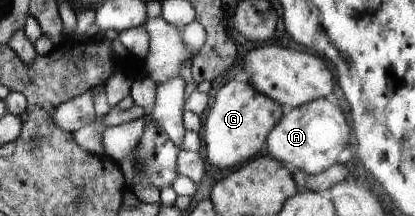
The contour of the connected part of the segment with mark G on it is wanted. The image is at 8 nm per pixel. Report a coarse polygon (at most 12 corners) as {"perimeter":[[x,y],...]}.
{"perimeter":[[242,70],[203,119],[205,159],[251,162],[285,111]]}

